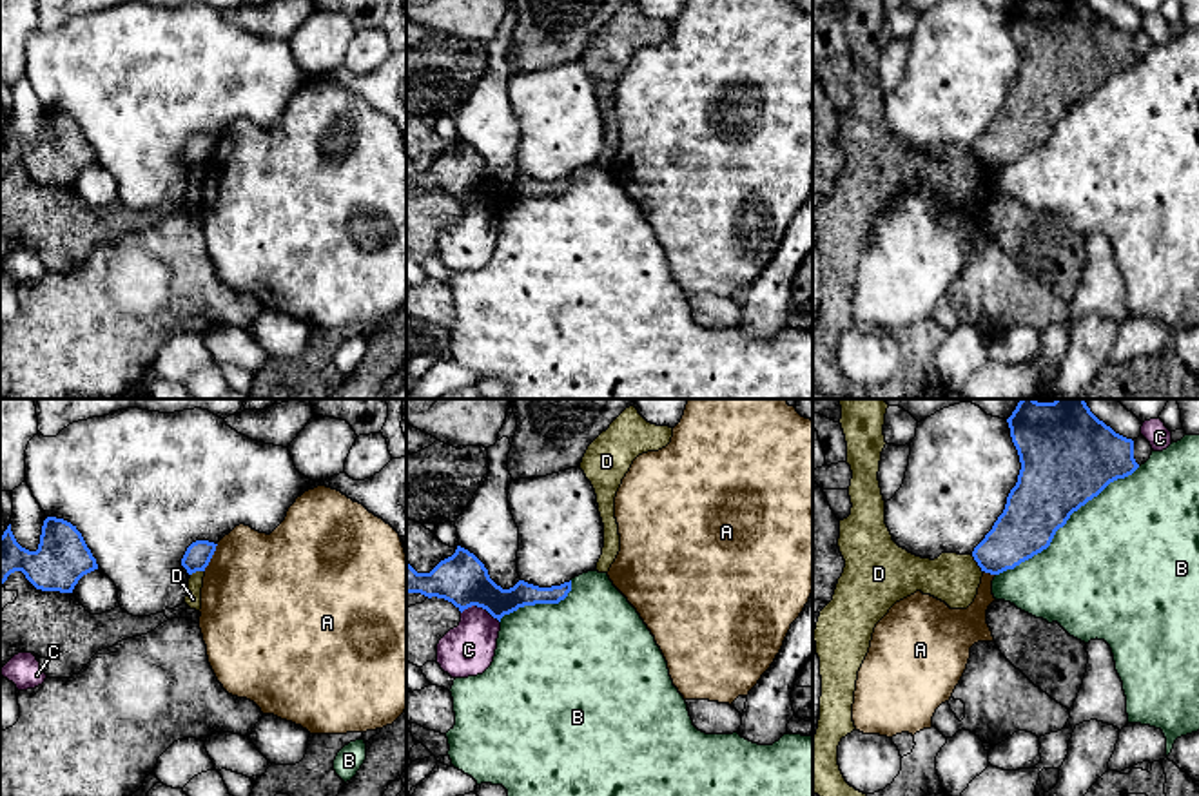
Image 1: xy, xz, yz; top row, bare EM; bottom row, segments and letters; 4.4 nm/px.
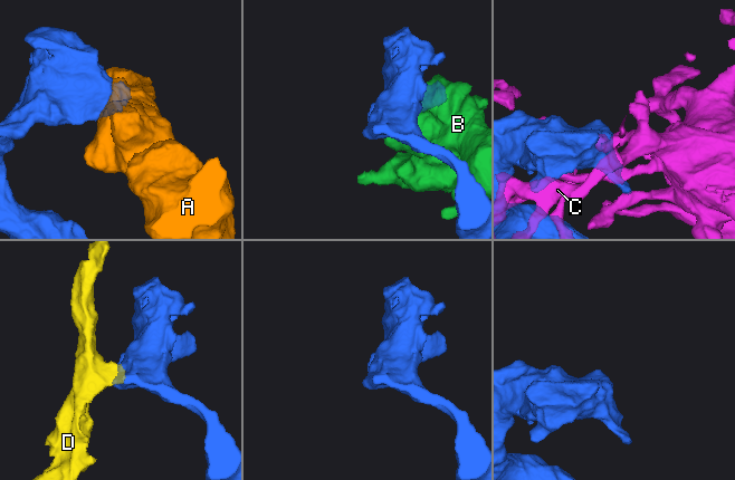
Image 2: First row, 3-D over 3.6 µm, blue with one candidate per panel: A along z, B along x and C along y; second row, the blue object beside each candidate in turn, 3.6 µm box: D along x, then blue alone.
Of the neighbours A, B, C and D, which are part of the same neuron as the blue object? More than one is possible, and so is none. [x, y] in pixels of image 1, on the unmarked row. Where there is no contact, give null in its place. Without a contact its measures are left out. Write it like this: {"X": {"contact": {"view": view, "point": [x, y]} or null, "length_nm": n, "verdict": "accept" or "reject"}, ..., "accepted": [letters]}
{"A": {"contact": {"view": "xy", "point": [211, 151]}, "length_nm": 140, "verdict": "reject"}, "B": {"contact": {"view": "yz", "point": [1065, 116]}, "length_nm": 800, "verdict": "reject"}, "C": {"contact": {"view": "xz", "point": [481, 200]}, "length_nm": 180, "verdict": "reject"}, "D": {"contact": {"view": "yz", "point": [978, 158]}, "length_nm": 90, "verdict": "reject"}, "accepted": []}

